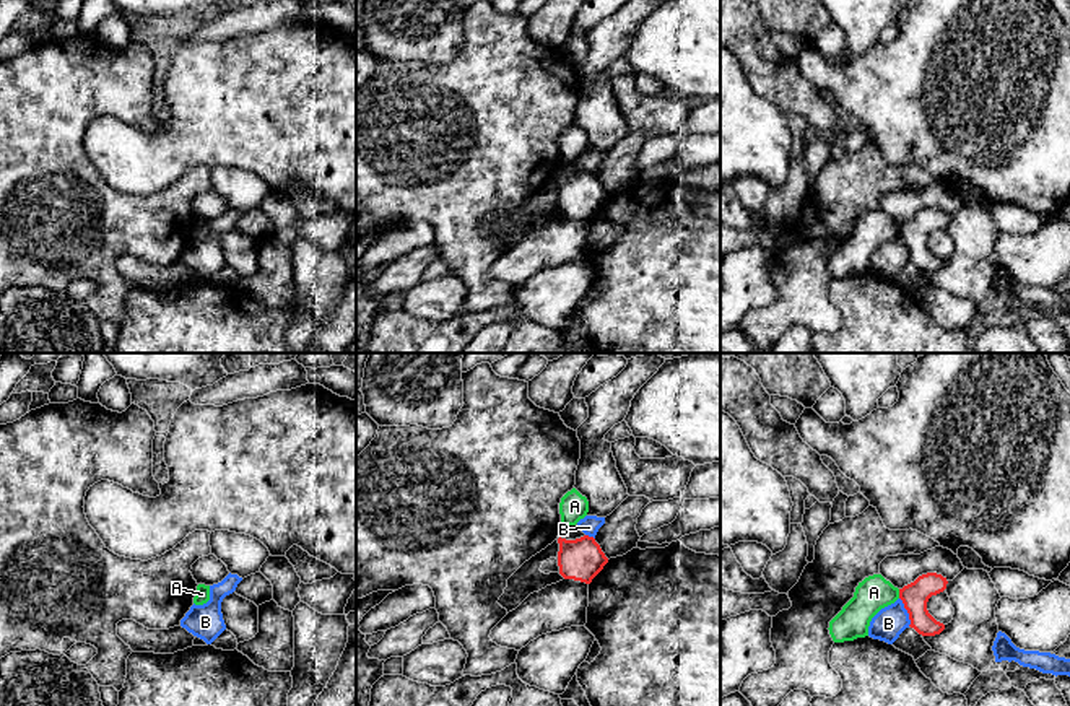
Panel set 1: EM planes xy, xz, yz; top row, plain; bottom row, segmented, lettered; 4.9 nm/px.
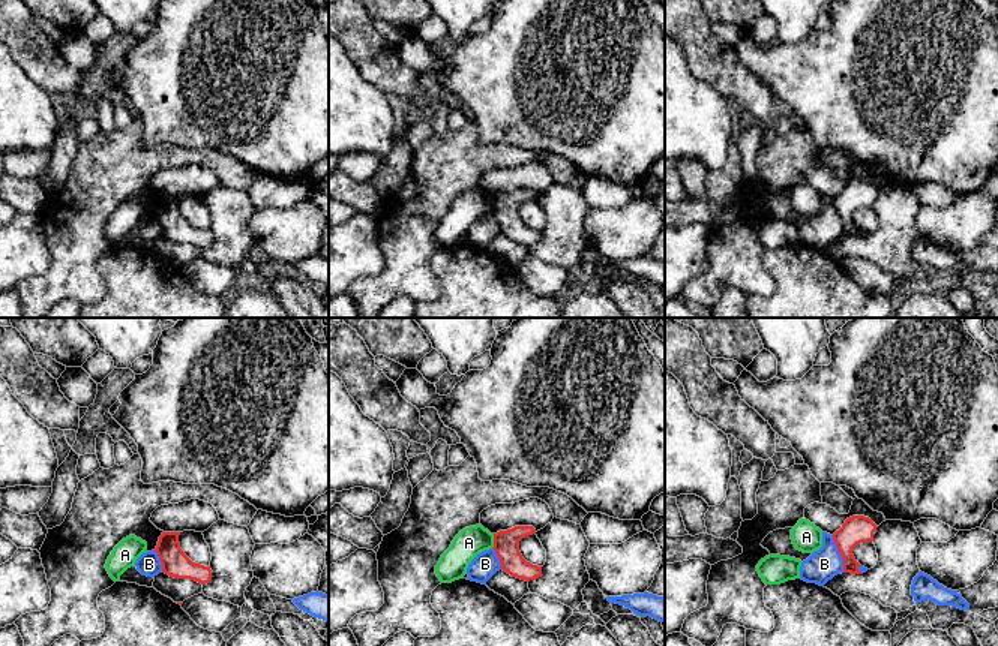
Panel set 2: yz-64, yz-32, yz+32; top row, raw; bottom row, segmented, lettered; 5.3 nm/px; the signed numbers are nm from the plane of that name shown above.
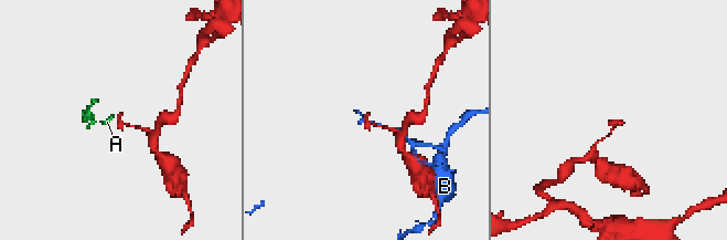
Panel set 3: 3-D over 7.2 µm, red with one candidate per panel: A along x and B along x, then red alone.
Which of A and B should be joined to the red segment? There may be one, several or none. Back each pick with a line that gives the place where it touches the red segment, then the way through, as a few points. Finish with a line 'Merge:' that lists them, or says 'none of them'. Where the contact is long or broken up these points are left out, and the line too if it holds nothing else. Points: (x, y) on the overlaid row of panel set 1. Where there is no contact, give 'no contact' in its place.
Merge: none of them

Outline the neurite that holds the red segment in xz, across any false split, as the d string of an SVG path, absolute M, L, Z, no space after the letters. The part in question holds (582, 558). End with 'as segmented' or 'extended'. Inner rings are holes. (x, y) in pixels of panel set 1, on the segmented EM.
M584 535L576 540L558 538L558 566L564 579L590 584L603 569L608 558L594 537Z | as segmented

